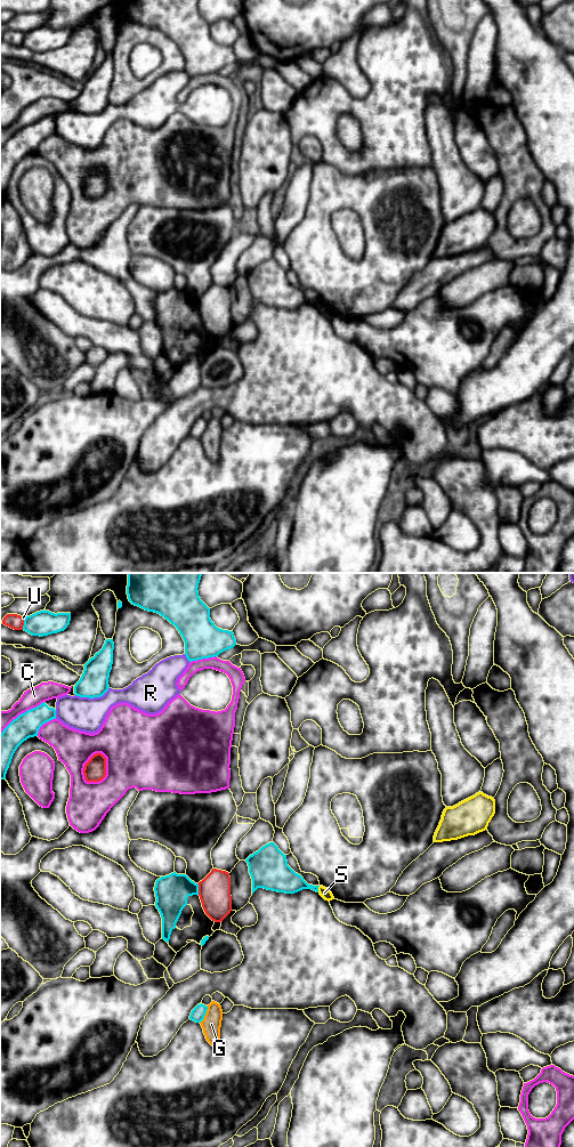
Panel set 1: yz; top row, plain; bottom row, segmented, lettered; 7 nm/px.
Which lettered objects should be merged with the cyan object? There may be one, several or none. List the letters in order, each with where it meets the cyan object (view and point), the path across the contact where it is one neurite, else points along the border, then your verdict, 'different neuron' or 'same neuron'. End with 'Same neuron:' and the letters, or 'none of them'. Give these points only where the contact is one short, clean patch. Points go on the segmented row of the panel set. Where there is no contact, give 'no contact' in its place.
C: meets cyan in yz at (22, 713); different neuron
G: meets cyan in yz at (204, 1015); different neuron
R: meets cyan in yz at (93, 697); different neuron
S: meets cyan in yz at (317, 889); border along yz (320, 886), (317, 891); different neuron
U: meets cyan in yz at (24, 623); different neuron
Same neuron: none of them

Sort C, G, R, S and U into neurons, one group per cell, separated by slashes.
C / G / R / S / U

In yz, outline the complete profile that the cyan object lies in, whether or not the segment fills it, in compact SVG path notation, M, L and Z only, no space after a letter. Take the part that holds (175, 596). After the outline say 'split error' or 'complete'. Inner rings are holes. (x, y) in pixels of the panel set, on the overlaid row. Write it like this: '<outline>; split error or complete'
M128 573L129 601L145 611L154 612L173 624L185 641L185 655L189 662L218 656L233 648L233 631L223 630L210 619L210 608L199 597L199 583L203 573Z; complete

